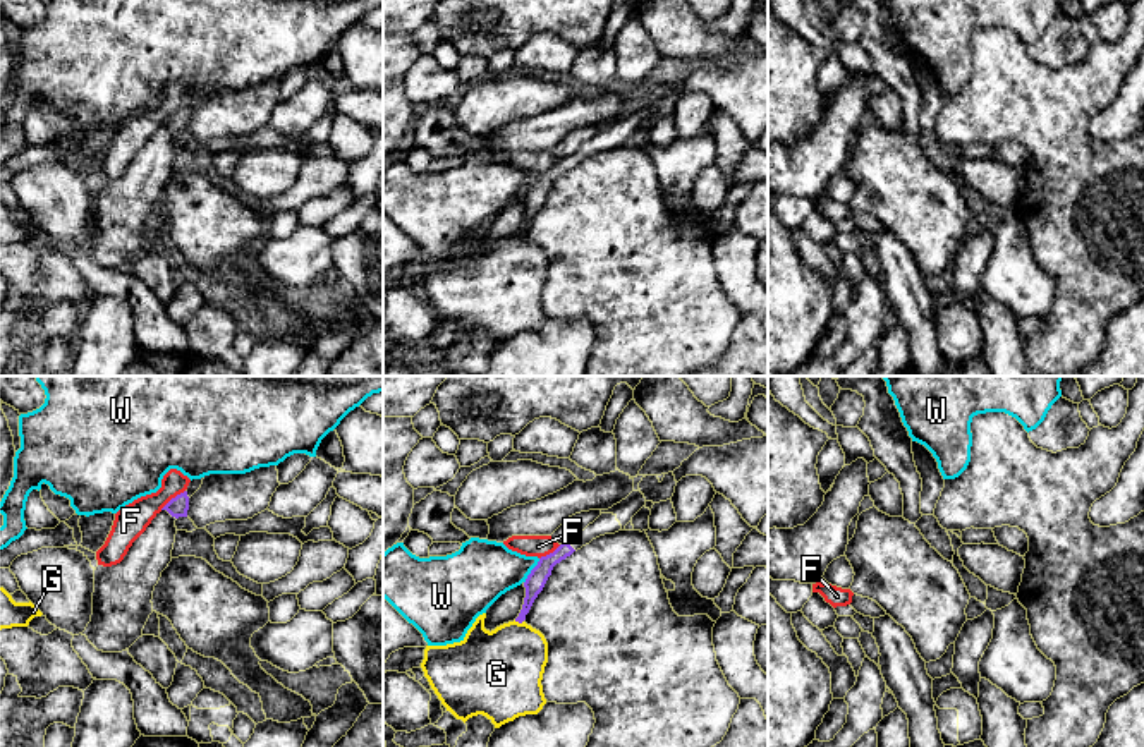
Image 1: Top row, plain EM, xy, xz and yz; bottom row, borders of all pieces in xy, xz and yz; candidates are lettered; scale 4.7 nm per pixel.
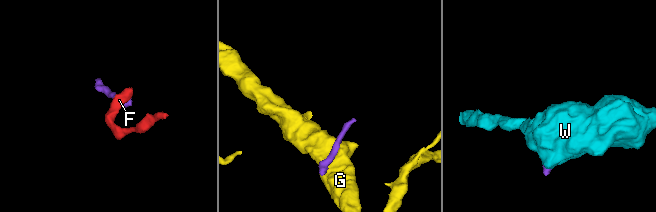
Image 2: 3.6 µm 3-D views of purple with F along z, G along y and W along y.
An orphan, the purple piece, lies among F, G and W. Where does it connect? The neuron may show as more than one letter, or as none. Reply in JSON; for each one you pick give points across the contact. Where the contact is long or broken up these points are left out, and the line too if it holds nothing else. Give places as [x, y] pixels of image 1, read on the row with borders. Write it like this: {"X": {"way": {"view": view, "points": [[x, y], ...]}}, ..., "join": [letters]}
{"join": []}

